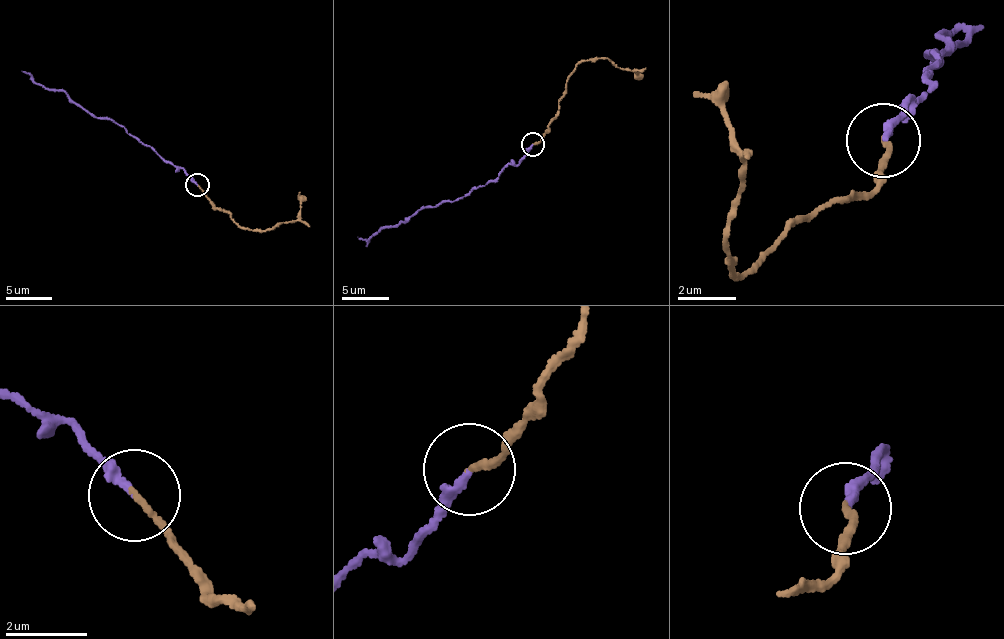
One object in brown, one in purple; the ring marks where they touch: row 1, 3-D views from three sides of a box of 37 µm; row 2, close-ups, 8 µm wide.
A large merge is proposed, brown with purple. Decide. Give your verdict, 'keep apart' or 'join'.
join

